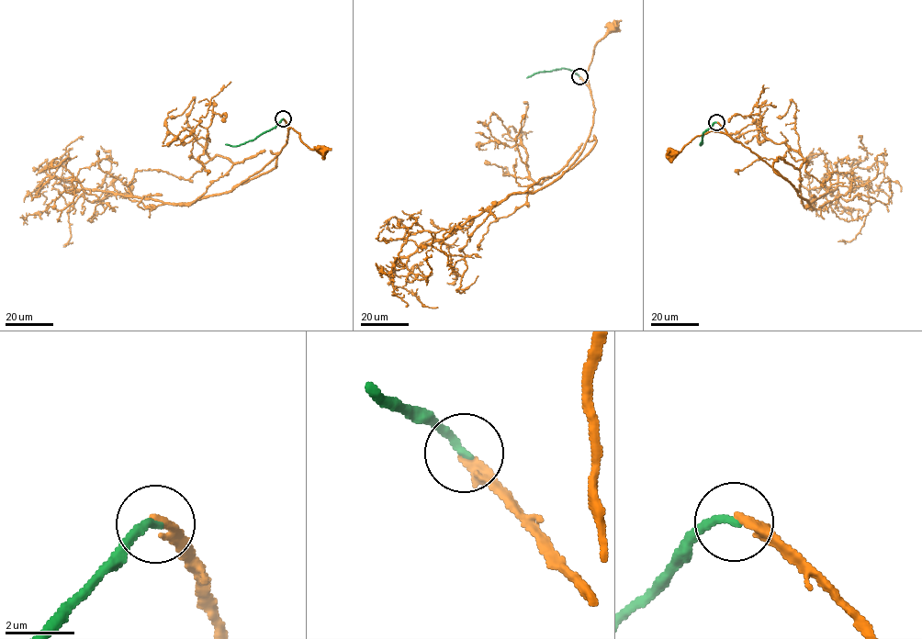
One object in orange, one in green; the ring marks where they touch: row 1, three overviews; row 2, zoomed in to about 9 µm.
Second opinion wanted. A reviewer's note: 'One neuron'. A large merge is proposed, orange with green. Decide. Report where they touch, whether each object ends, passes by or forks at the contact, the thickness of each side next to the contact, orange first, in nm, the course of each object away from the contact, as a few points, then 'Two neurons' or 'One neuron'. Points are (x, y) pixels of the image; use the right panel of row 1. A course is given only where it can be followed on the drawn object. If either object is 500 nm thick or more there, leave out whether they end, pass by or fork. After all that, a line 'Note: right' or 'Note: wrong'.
Place: (716, 122). At the ring orange ends. At the ring green ends. Thickness 280 nm (orange) against 240 nm. Course of orange: (716, 122), (804, 205), (835, 189), (838, 174), (865, 181), (864, 225), (850, 241), (837, 241). Course of green: (716, 122), (702, 133), (701, 145), (702, 142). One neuron
Note: right

